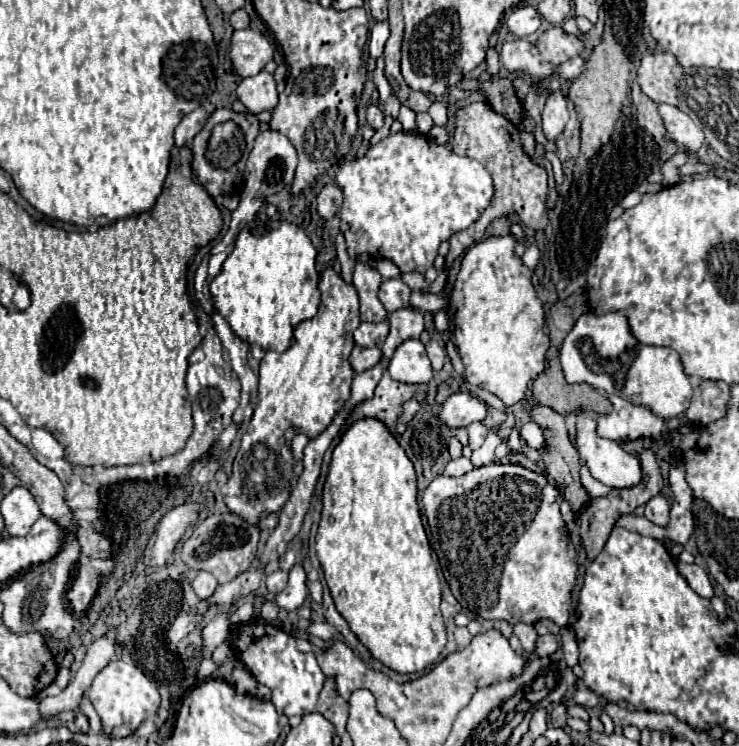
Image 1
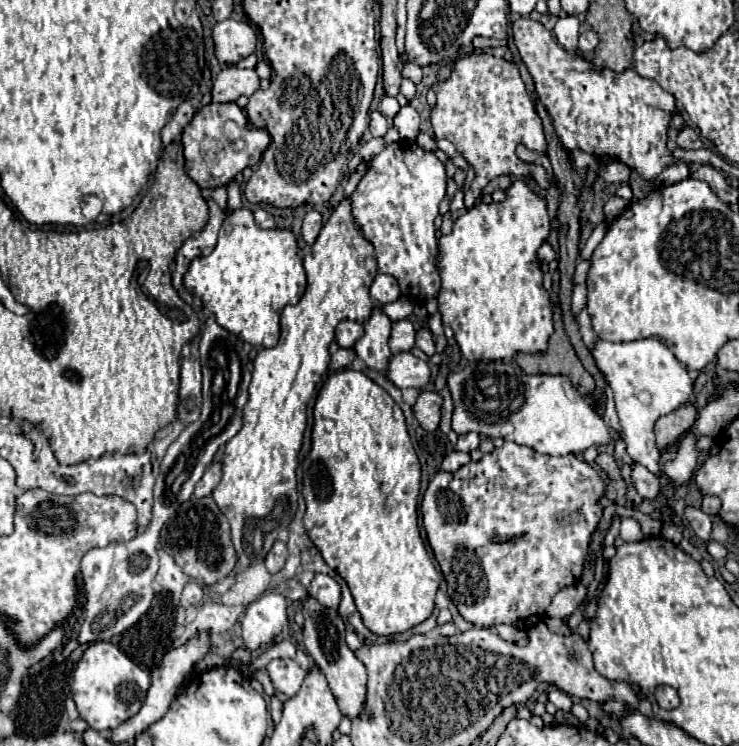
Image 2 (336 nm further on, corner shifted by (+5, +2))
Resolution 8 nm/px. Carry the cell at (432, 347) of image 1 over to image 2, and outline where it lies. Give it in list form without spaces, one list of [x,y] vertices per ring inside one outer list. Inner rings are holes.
[[[421,328],[421,330],[417,332],[415,344],[417,344],[417,348],[421,348],[427,356],[433,356],[433,354],[435,354],[435,342],[433,342],[433,334],[431,334],[429,328]]]

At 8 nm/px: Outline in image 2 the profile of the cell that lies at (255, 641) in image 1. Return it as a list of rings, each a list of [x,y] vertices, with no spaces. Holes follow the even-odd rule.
[[[291,658],[287,660],[271,660],[267,664],[267,672],[271,676],[271,682],[275,686],[277,692],[287,694],[287,696],[295,696],[295,692],[299,692],[301,682],[305,678],[305,670],[299,668],[299,664]]]

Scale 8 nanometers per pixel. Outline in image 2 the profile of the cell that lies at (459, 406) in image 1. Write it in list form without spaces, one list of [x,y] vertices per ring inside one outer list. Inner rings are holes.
[[[423,390],[413,406],[413,414],[417,422],[421,424],[423,430],[433,432],[439,426],[439,416],[441,416],[441,396],[437,392]]]

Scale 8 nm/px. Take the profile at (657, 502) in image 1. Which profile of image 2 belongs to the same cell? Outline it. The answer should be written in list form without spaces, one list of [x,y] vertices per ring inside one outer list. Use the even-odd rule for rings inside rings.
[[[645,338],[635,342],[607,342],[599,340],[593,352],[597,368],[607,376],[617,404],[621,434],[627,442],[627,454],[641,462],[643,466],[651,468],[657,476],[659,470],[659,448],[655,444],[653,426],[655,420],[673,412],[681,404],[685,404],[693,394],[693,380],[689,378],[687,370],[679,360],[675,360],[673,352],[657,338]]]

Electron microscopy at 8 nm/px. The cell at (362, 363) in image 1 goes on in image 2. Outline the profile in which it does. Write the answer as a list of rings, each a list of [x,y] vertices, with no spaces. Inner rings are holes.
[[[331,342],[329,346],[329,354],[331,354],[331,364],[329,364],[329,372],[339,372],[345,366],[351,366],[351,362],[355,360],[355,352],[347,350],[347,348],[339,348],[335,342]]]

